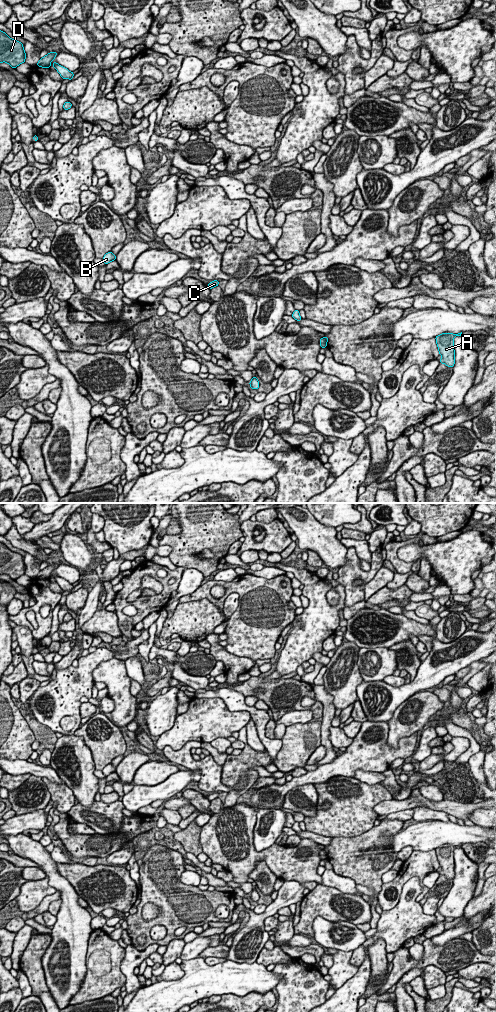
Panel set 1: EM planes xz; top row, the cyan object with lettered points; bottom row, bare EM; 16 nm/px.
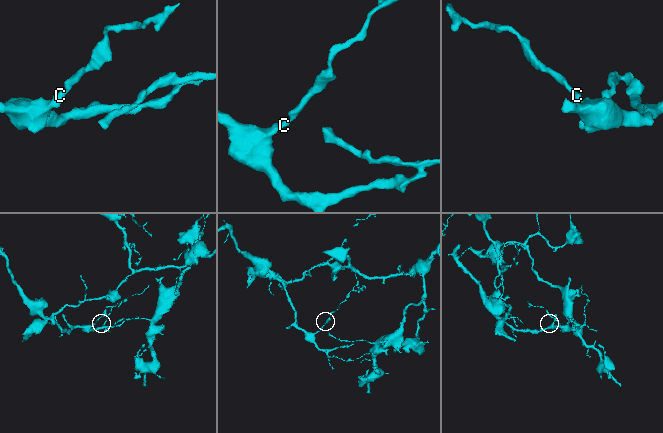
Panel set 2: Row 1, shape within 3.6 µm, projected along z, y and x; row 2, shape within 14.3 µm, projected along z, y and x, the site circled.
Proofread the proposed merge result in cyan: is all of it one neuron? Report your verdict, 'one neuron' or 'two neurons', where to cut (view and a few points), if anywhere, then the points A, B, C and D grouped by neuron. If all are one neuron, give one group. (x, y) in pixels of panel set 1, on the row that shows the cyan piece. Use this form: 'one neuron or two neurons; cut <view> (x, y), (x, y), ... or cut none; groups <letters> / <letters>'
two neurons; cut xz (55, 52), (49, 53); groups A D / B C

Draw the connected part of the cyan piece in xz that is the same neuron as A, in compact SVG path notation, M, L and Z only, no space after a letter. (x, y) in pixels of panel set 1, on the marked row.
M442 333L435 337L439 354L442 358L439 360L440 363L445 364L448 367L453 368L455 364L455 351L454 351L454 337L461 336L461 333Z

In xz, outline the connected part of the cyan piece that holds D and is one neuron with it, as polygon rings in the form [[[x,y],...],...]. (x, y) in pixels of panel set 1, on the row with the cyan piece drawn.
[[[0,30],[0,63],[6,62],[12,68],[25,62],[26,53],[23,44],[11,39],[5,32]]]

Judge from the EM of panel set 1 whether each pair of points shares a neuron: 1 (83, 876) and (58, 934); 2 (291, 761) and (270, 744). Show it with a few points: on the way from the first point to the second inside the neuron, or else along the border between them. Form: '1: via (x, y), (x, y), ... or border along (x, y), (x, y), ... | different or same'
1: border along (60, 875), (67, 880), (79, 896) | different
2: border along (281, 739), (281, 748), (274, 762) | different

